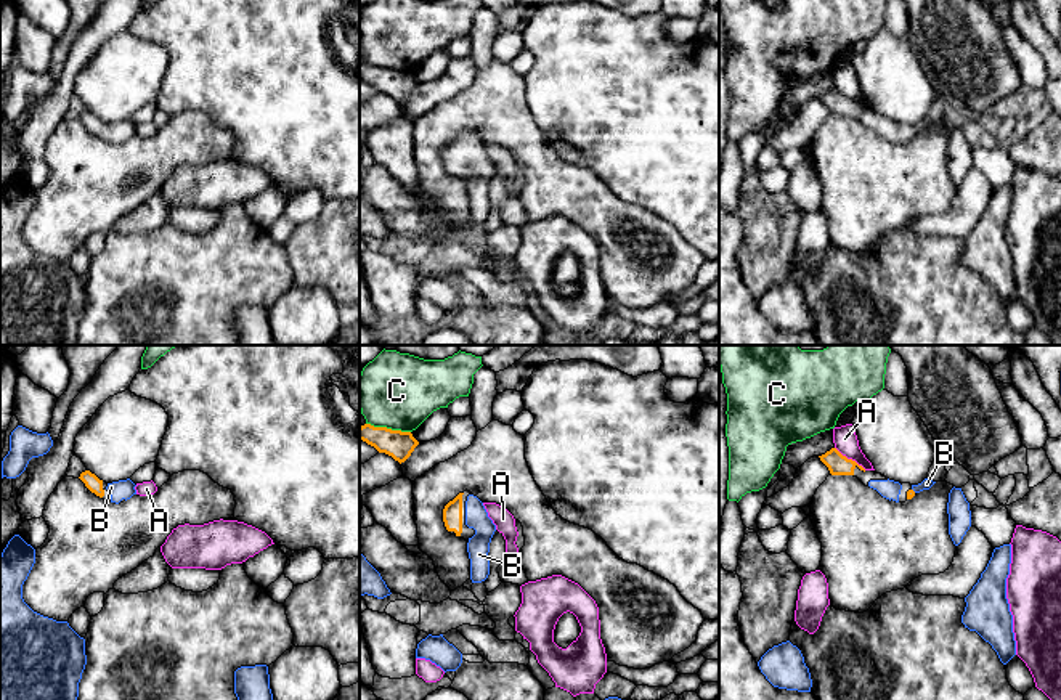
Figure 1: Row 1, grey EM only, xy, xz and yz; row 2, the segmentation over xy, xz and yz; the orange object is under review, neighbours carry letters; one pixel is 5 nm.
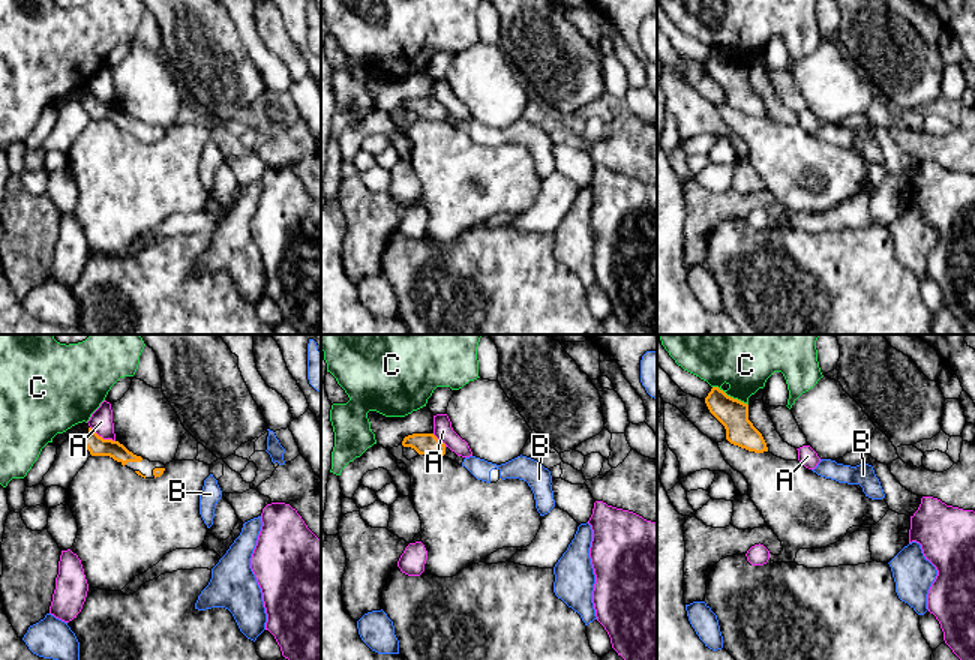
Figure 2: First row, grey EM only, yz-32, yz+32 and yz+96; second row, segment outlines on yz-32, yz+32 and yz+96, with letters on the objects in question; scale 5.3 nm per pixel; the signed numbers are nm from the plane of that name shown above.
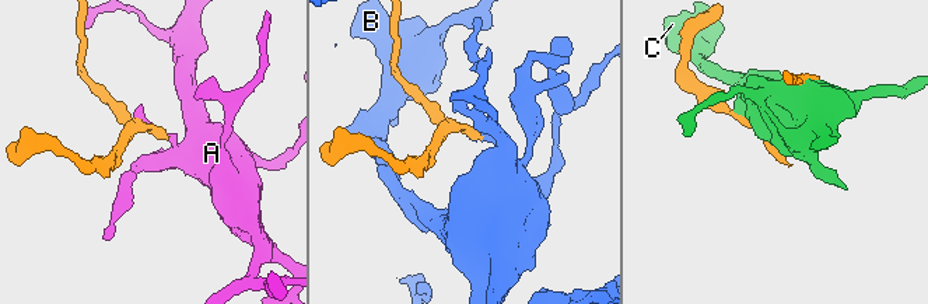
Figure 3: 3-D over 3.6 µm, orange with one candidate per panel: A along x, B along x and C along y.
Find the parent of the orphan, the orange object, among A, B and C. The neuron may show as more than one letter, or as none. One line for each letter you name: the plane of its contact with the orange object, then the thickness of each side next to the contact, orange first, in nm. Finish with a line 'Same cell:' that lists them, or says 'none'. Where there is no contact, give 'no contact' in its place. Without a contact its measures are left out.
B: no contact
Same cell: B

